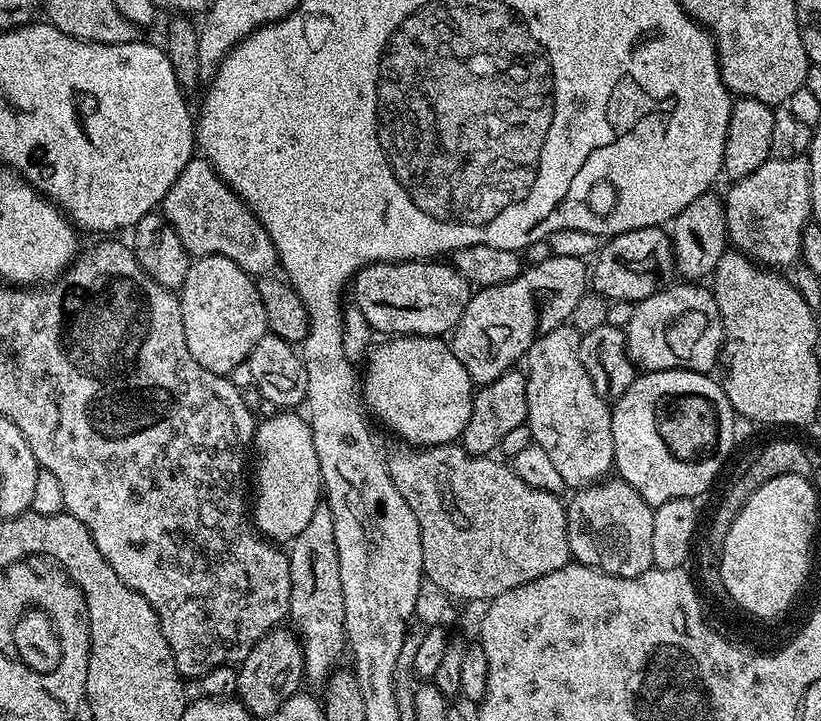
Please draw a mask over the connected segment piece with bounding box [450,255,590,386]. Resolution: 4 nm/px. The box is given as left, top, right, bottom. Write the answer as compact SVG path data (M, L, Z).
M551 256L546 262L538 262L525 267L518 278L505 284L490 286L473 291L470 302L450 333L450 347L454 358L466 366L466 374L470 374L473 385L483 386L494 382L504 372L525 359L530 346L540 336L550 330L567 325L574 314L574 306L590 288L590 268L585 261L578 258L562 258Z

